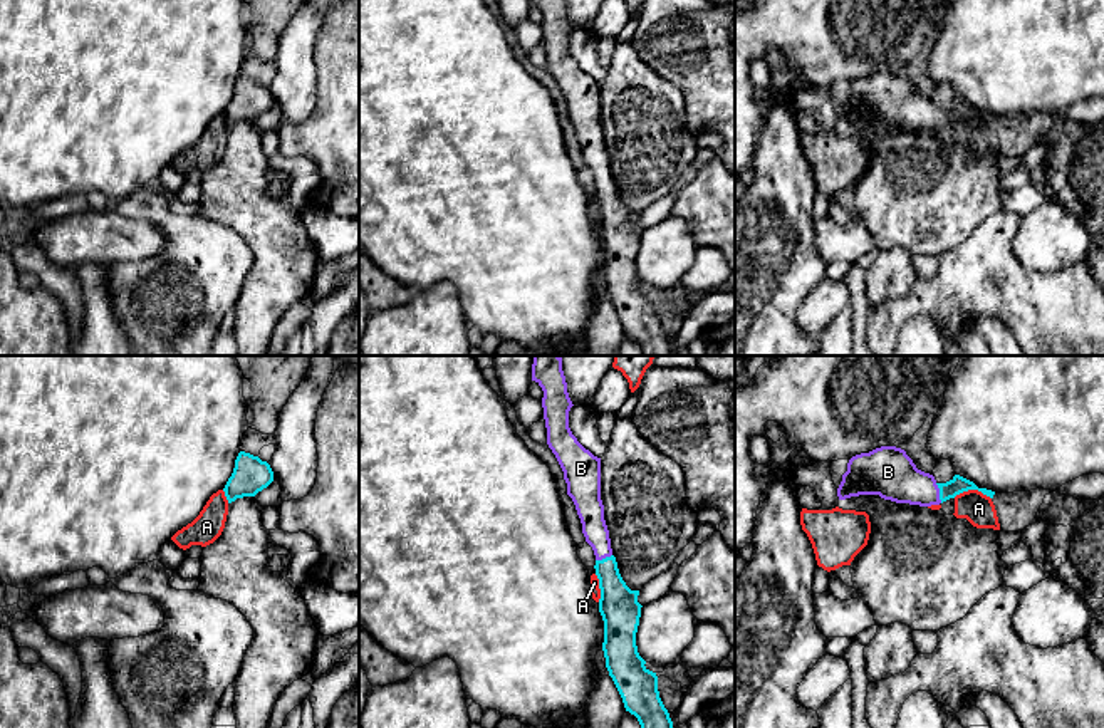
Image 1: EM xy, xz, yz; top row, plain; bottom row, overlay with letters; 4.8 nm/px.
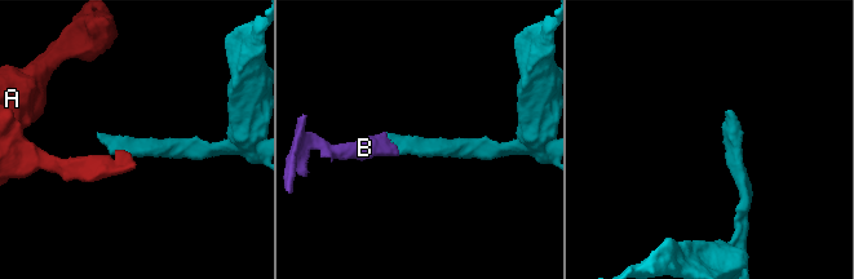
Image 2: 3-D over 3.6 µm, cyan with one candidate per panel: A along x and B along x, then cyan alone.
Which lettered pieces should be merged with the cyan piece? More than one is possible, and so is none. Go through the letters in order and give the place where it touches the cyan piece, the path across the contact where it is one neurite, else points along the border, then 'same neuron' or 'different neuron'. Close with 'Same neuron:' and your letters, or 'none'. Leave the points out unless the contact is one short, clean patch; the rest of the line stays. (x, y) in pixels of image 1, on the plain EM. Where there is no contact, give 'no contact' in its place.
A: yz (972, 113) | along yz (953, 121), (968, 114), (980, 114), (990, 123) | different neuron
B: yz (940, 118) | across yz (948, 114), (940, 118), (925, 116), (891, 99) | same neuron
Same neuron: B

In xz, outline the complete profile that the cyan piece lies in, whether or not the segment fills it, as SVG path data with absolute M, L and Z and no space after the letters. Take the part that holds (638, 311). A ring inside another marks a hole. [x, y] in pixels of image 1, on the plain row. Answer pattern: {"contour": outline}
{"contour": "M532 0L542 15L542 32L547 52L547 69L555 79L582 148L586 166L596 179L599 203L599 237L604 245L602 275L626 335L634 339L641 356L674 356L659 315L658 300L639 280L636 257L641 242L639 215L631 215L622 205L612 179L609 154L601 124L601 82L586 74L569 52L569 35L574 30L565 0Z"}

